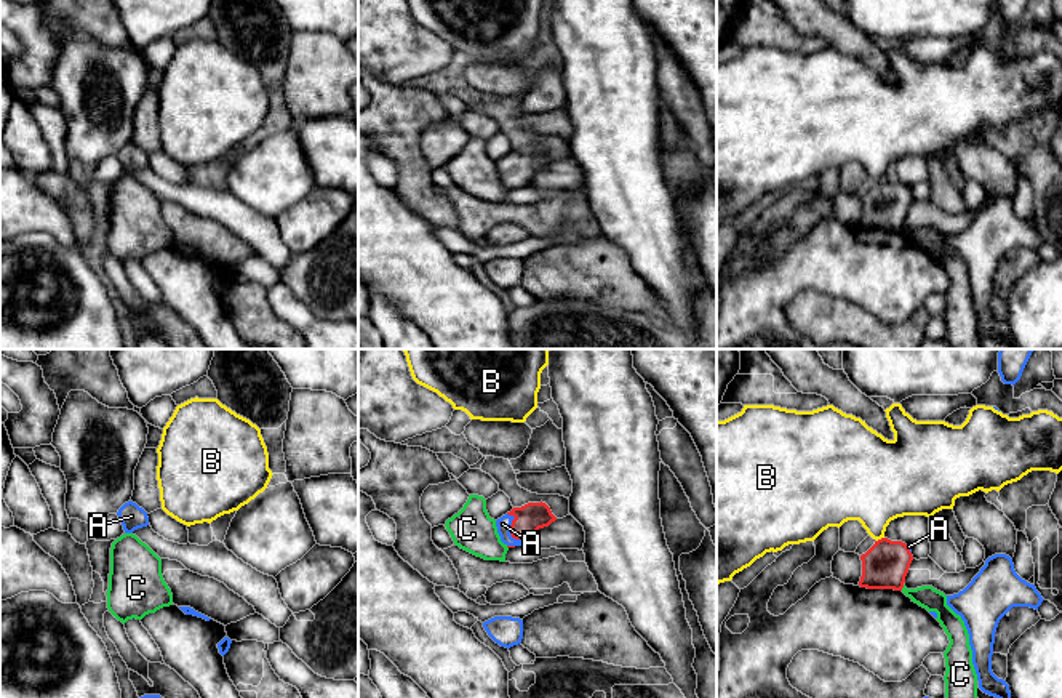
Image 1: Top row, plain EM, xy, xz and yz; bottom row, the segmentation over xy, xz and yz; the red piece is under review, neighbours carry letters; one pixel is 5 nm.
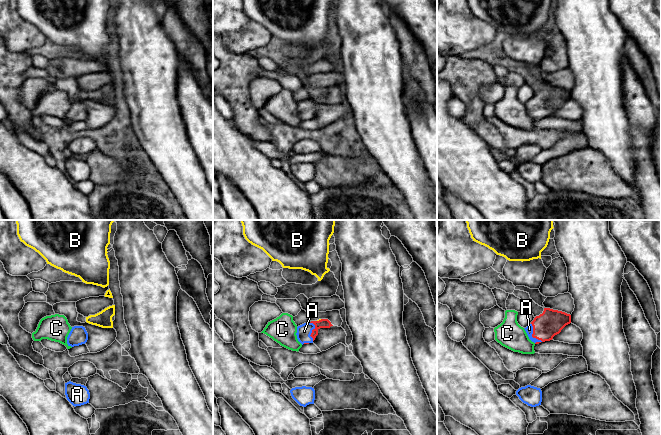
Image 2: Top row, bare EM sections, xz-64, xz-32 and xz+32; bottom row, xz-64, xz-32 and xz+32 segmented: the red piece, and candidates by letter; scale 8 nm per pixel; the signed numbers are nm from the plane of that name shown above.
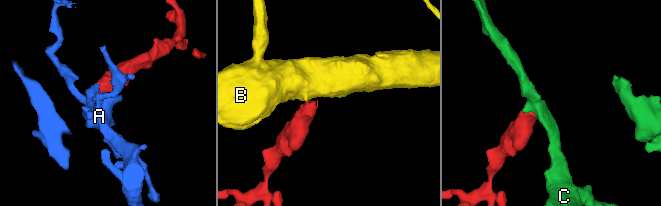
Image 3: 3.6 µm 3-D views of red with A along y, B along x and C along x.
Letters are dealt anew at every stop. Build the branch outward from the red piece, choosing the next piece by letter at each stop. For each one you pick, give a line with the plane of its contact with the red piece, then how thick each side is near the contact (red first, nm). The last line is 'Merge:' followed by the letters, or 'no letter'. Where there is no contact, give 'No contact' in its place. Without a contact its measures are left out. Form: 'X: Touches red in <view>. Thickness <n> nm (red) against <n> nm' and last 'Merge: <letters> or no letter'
A: Touches red in xz. Thickness 140 nm (red) against 70 nm
Merge: A

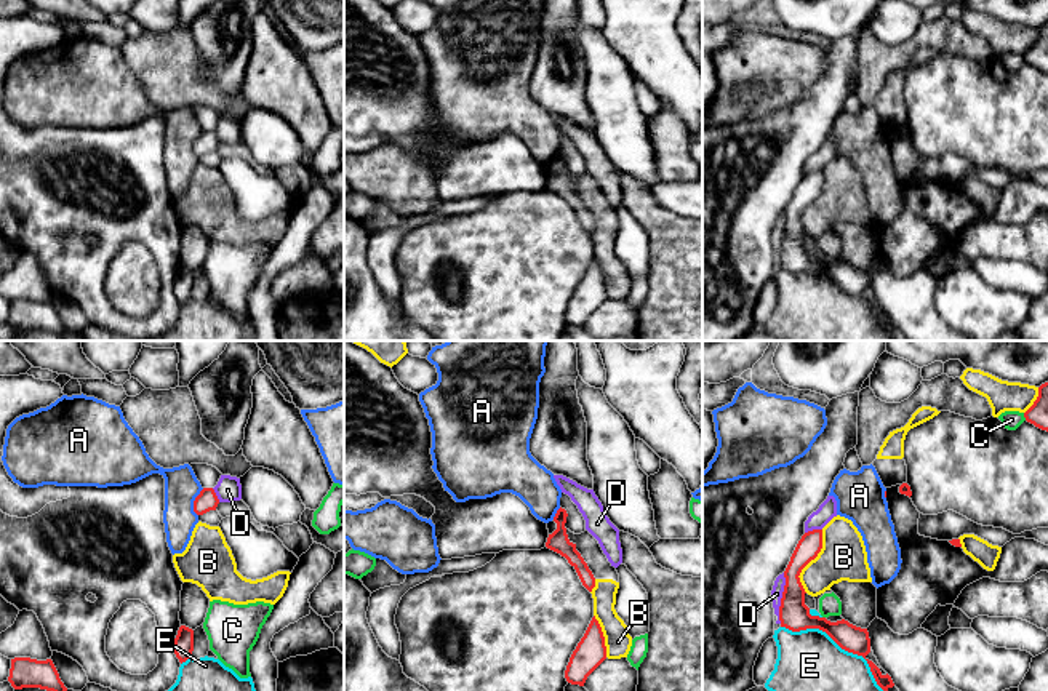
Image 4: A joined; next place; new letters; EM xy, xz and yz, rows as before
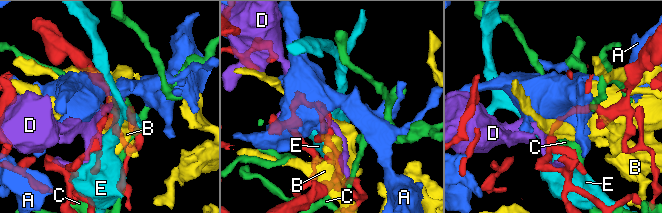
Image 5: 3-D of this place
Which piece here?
Merge: no letter

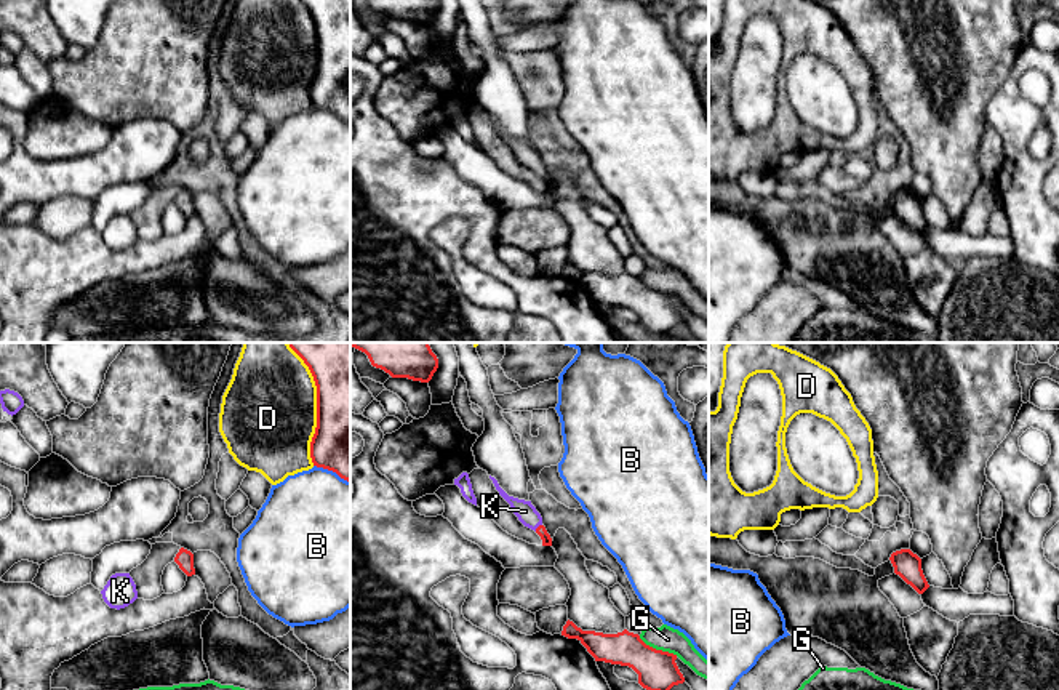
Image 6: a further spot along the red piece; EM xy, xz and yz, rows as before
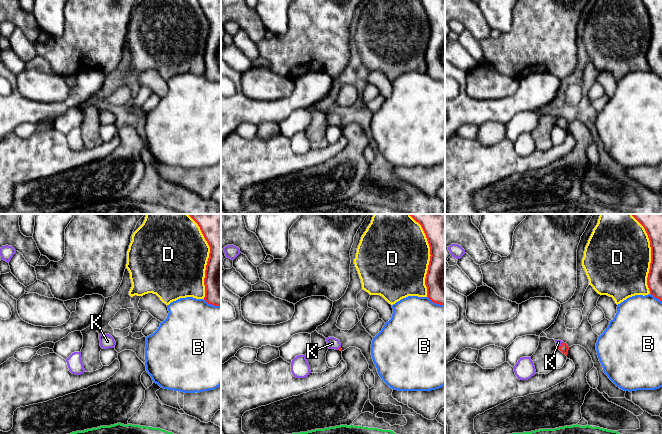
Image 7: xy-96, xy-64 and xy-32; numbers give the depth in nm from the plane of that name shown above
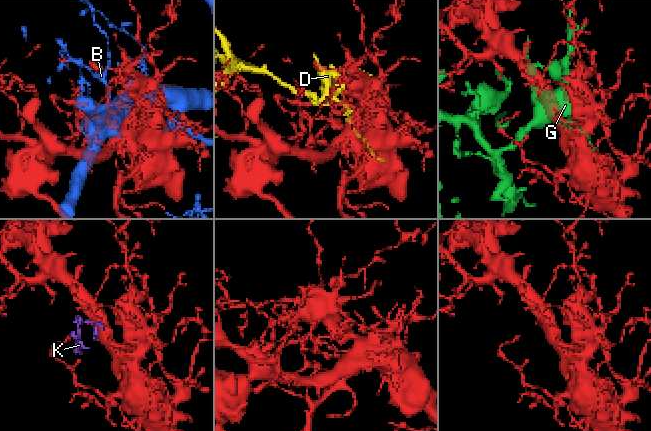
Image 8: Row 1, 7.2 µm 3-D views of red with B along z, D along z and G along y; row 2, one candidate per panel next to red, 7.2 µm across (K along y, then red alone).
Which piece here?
K: Touches red in xz. Thickness 50 nm (red) against 100 nm
Merge: K

